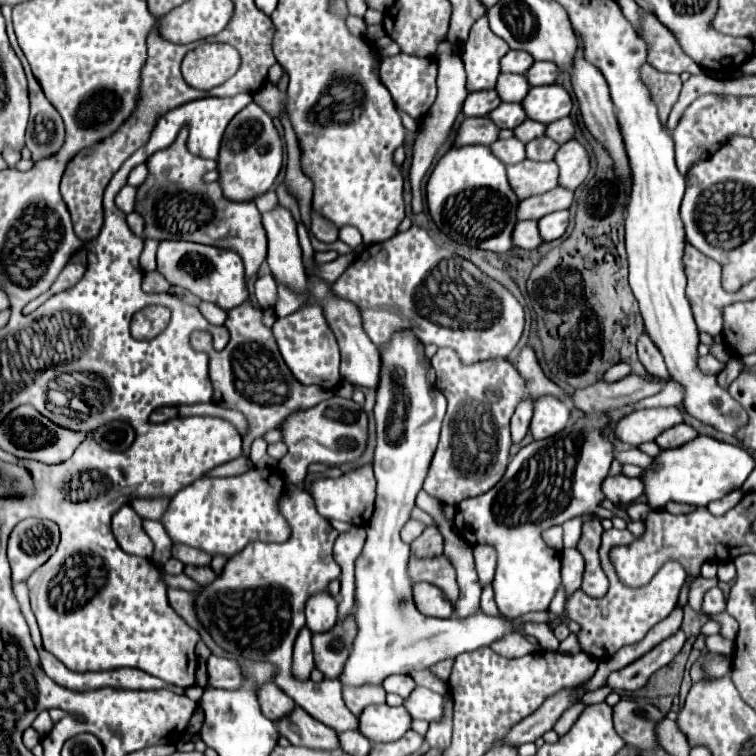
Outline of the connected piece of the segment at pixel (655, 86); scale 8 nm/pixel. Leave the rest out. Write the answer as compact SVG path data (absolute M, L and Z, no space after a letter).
M644 64L644 68L640 68L640 74L644 76L644 84L648 84L648 92L652 92L652 102L660 110L660 122L666 126L668 114L678 100L682 80L678 74L658 72L650 64Z

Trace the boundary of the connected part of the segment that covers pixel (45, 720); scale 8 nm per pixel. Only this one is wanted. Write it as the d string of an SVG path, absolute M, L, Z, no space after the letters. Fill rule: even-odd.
M40 712L40 714L38 714L38 718L34 720L32 728L34 728L38 734L46 736L46 734L52 730L52 718L48 716L48 712Z

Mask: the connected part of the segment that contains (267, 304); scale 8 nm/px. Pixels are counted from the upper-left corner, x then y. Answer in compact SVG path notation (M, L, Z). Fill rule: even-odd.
M270 274L260 276L258 284L254 284L254 296L260 304L260 308L272 308L276 304L276 282Z

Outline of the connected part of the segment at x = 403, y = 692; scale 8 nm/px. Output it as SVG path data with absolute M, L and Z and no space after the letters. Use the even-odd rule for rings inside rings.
M388 676L388 680L384 680L384 690L386 692L394 692L402 698L408 698L410 692L414 690L414 680L410 676Z

